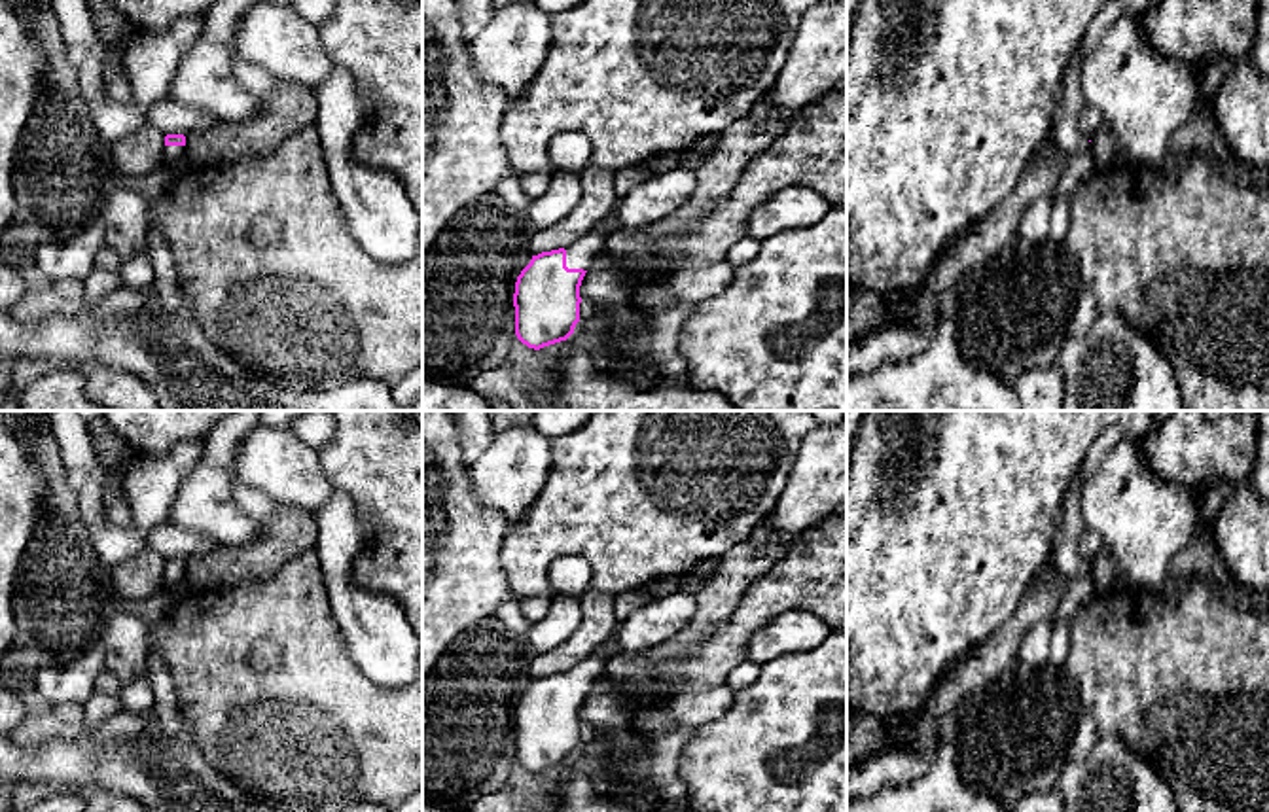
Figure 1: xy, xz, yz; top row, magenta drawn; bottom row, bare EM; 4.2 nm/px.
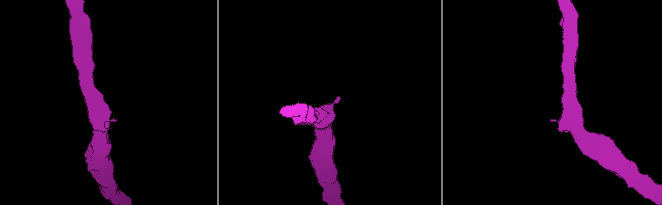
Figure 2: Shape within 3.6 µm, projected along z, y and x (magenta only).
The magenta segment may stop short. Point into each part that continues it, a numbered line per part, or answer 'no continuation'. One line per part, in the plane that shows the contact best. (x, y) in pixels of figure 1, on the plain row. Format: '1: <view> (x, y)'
1: xz (580, 678)

